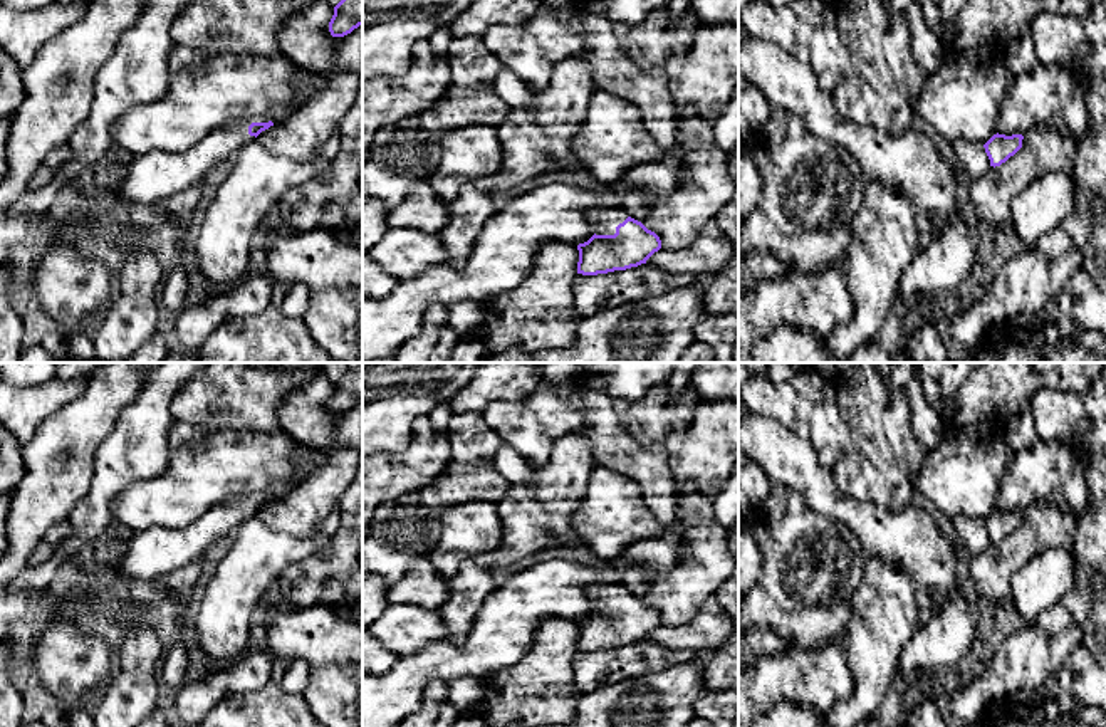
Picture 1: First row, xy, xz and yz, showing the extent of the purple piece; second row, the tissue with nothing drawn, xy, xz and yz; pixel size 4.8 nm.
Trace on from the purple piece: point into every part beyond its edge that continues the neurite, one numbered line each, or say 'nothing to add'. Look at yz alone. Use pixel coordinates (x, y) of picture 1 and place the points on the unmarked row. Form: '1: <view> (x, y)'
1: yz (974, 534)

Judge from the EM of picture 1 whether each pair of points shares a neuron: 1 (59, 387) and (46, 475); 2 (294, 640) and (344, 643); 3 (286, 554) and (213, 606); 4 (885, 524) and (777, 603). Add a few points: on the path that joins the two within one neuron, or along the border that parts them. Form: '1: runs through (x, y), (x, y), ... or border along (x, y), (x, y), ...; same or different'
1: border along (88, 388), (51, 415), (29, 440); different
2: runs through (306, 640), (333, 640); same
3: runs through (267, 554), (232, 590); same
4: border along (831, 516), (839, 519), (856, 536), (866, 553); different

